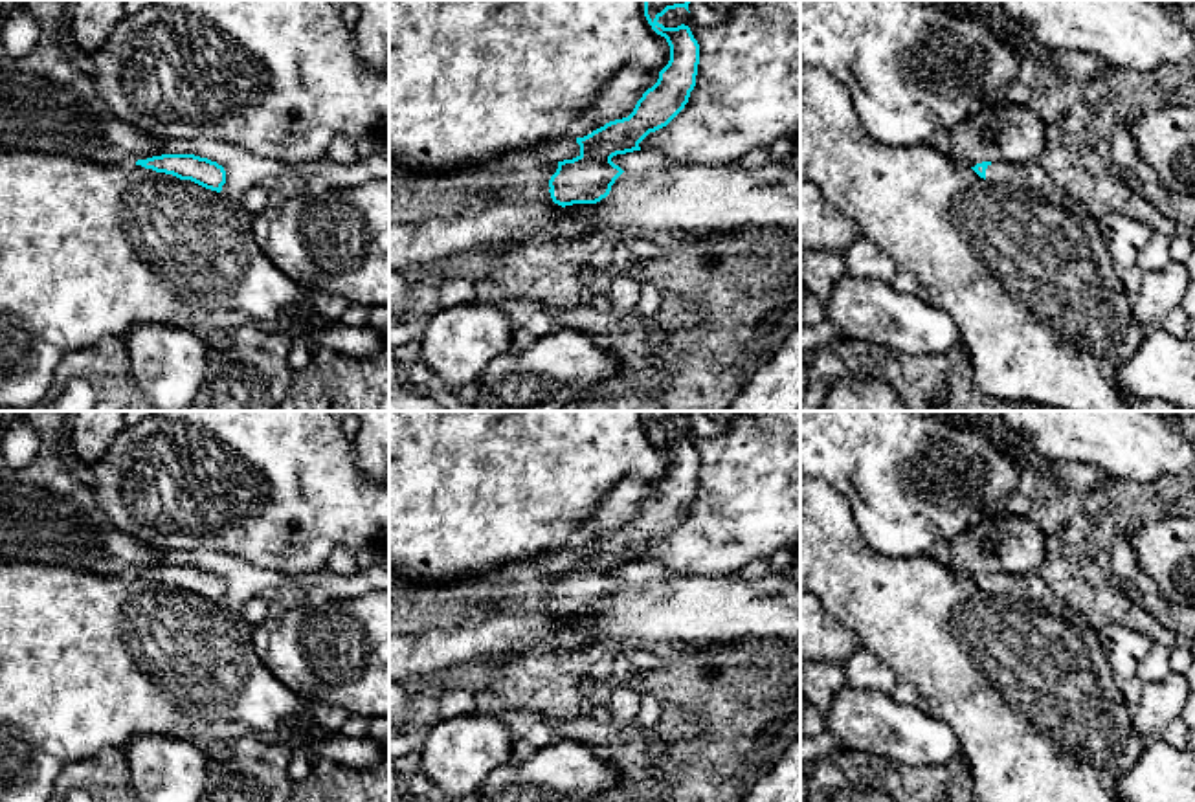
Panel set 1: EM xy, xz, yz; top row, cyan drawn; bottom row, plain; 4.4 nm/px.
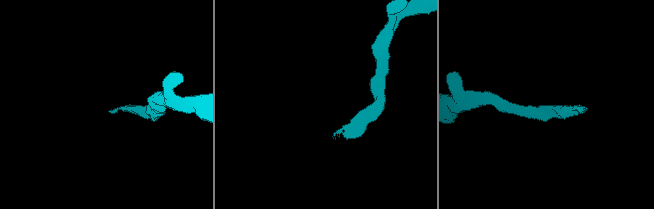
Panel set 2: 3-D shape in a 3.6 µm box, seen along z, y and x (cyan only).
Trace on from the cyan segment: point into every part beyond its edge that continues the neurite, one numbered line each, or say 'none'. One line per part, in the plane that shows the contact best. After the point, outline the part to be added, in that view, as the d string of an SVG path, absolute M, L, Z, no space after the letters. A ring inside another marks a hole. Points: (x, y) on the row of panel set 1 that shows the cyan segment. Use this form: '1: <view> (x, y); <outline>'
1: yz (1032, 177); M1035 162L1030 165L1024 163L991 163L986 169L986 180L1000 187L1013 185L1024 187L1028 191L1039 193L1043 198L1050 200L1055 206L1063 206L1079 217L1089 229L1092 229L1092 215L1089 209L1063 193L1052 180L1046 176L1044 169Z

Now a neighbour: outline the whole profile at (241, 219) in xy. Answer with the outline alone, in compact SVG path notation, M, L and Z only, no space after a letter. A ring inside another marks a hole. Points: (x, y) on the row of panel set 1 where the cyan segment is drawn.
M0 152L0 409L24 409L40 404L50 393L53 374L66 354L95 347L103 340L123 340L140 323L176 327L198 336L217 329L235 330L240 327L270 332L279 329L281 316L288 314L290 323L285 332L290 340L308 334L318 325L305 314L310 303L303 288L268 261L255 242L251 222L253 215L222 193L136 163L99 165L66 154Z

